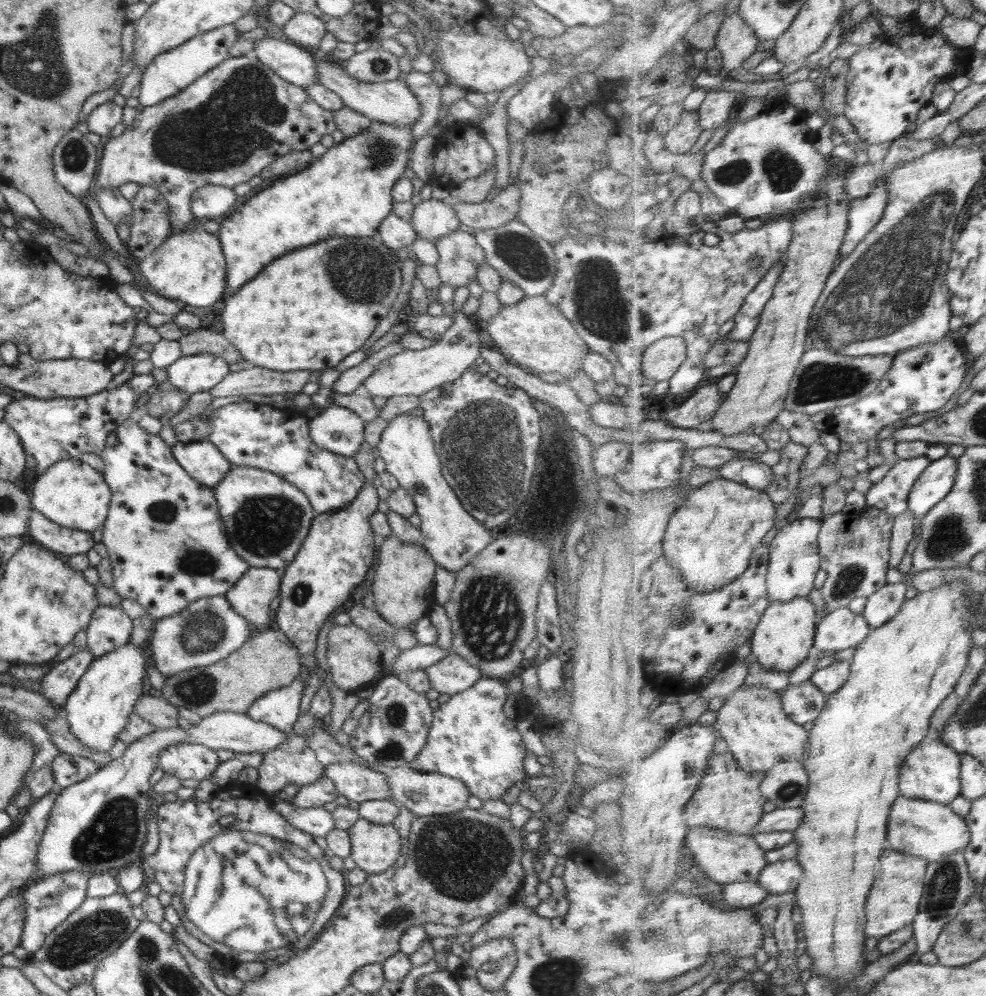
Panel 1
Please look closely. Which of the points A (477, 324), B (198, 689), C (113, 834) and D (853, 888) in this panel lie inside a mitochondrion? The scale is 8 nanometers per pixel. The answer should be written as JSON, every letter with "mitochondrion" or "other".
{"A":"other","B":"mitochondrion","C":"mitochondrion","D":"other"}

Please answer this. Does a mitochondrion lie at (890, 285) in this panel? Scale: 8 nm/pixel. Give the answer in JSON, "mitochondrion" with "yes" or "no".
{"mitochondrion":"yes"}

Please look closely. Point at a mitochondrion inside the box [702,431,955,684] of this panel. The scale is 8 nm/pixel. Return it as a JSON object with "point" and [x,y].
{"point":[850,578]}

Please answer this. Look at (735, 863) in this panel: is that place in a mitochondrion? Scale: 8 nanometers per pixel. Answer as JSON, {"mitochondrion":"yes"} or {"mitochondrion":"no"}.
{"mitochondrion":"no"}

